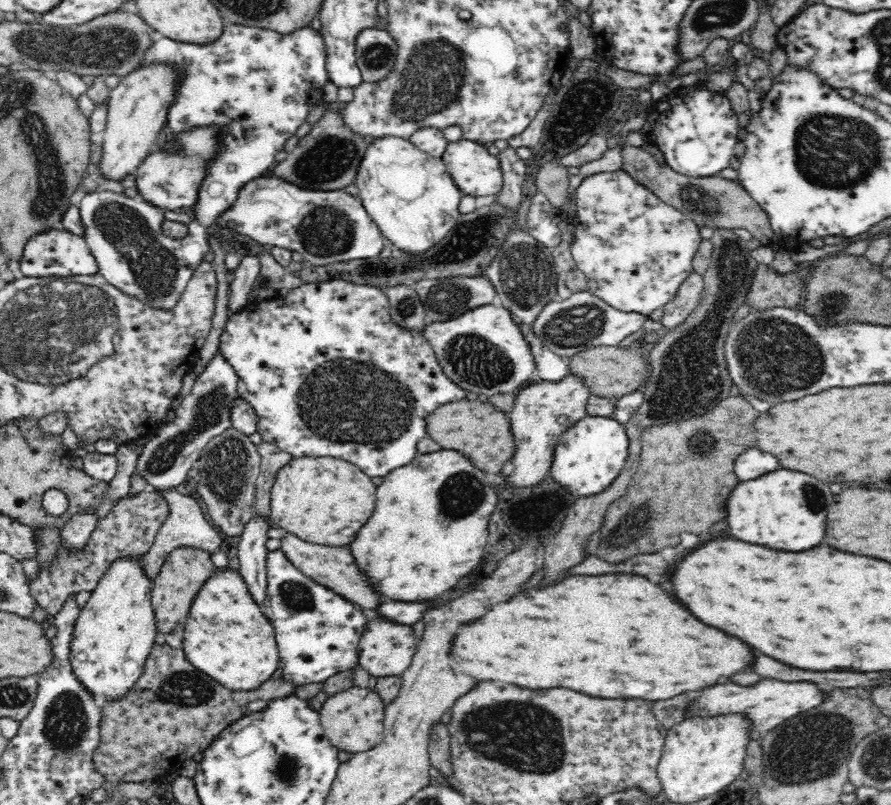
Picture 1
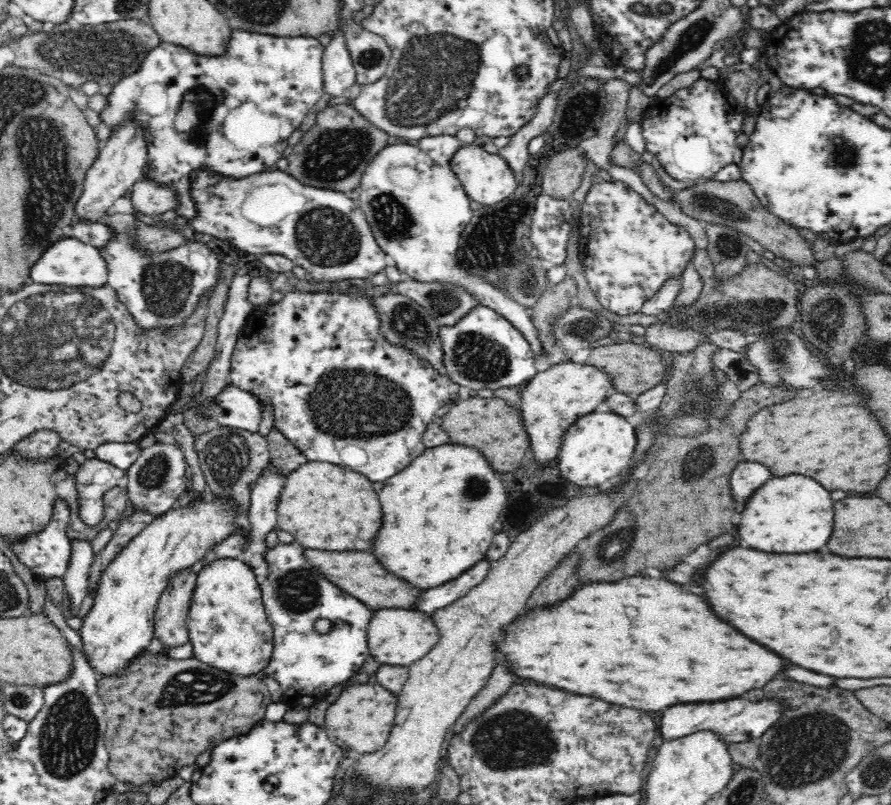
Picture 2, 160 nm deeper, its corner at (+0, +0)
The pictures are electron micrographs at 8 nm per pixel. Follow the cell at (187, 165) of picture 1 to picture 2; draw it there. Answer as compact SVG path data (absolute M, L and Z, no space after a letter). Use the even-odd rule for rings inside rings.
M146 176L132 187L129 199L135 212L148 216L177 208L177 195L173 189L158 185L157 181L150 181Z

